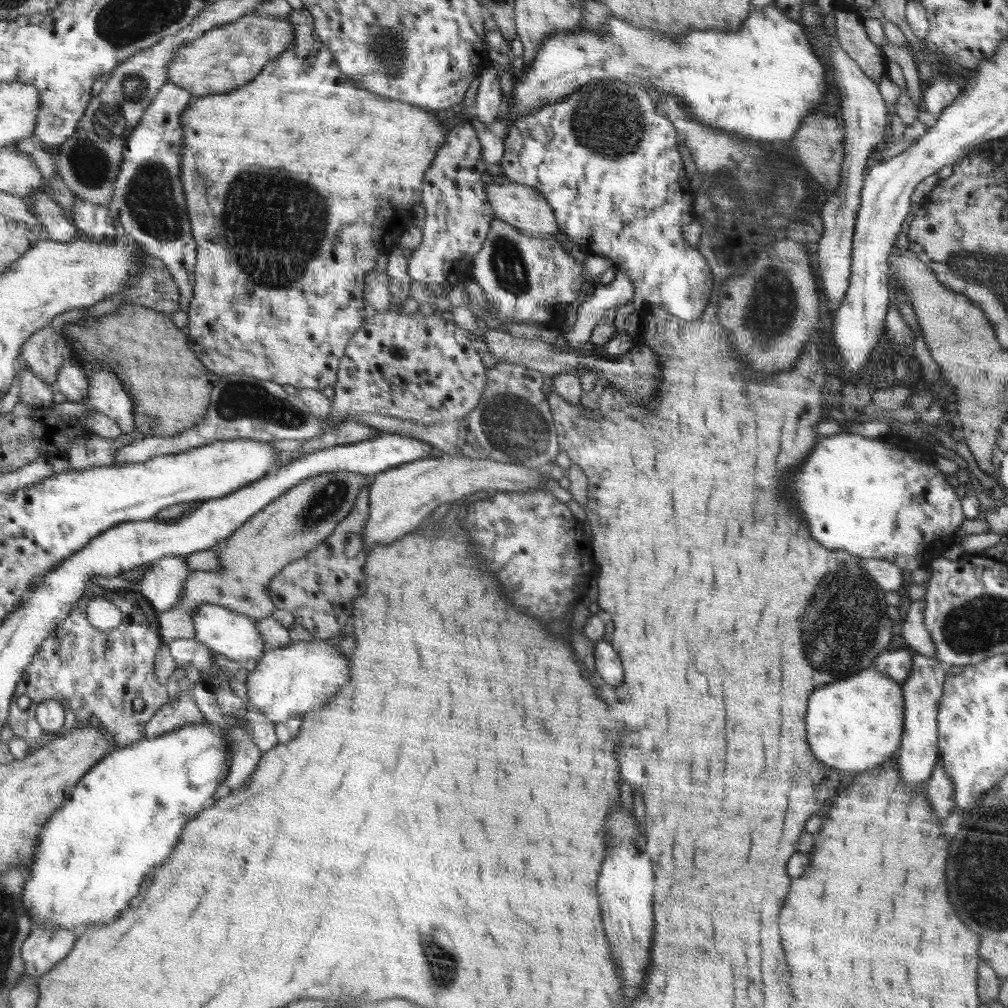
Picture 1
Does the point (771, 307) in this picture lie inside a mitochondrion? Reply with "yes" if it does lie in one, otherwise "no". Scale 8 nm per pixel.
yes

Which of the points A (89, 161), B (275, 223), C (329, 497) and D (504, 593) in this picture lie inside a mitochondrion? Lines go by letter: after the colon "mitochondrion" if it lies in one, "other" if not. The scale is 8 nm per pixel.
A: mitochondrion
B: mitochondrion
C: mitochondrion
D: other

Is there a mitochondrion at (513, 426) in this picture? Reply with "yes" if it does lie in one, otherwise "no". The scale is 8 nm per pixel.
yes

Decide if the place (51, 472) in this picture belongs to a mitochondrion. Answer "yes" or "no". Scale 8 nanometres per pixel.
no

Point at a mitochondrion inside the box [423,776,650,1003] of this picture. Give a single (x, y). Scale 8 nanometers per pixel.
(446, 963)

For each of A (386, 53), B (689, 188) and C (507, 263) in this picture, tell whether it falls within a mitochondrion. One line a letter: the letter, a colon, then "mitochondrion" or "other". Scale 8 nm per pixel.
A: mitochondrion
B: other
C: mitochondrion

